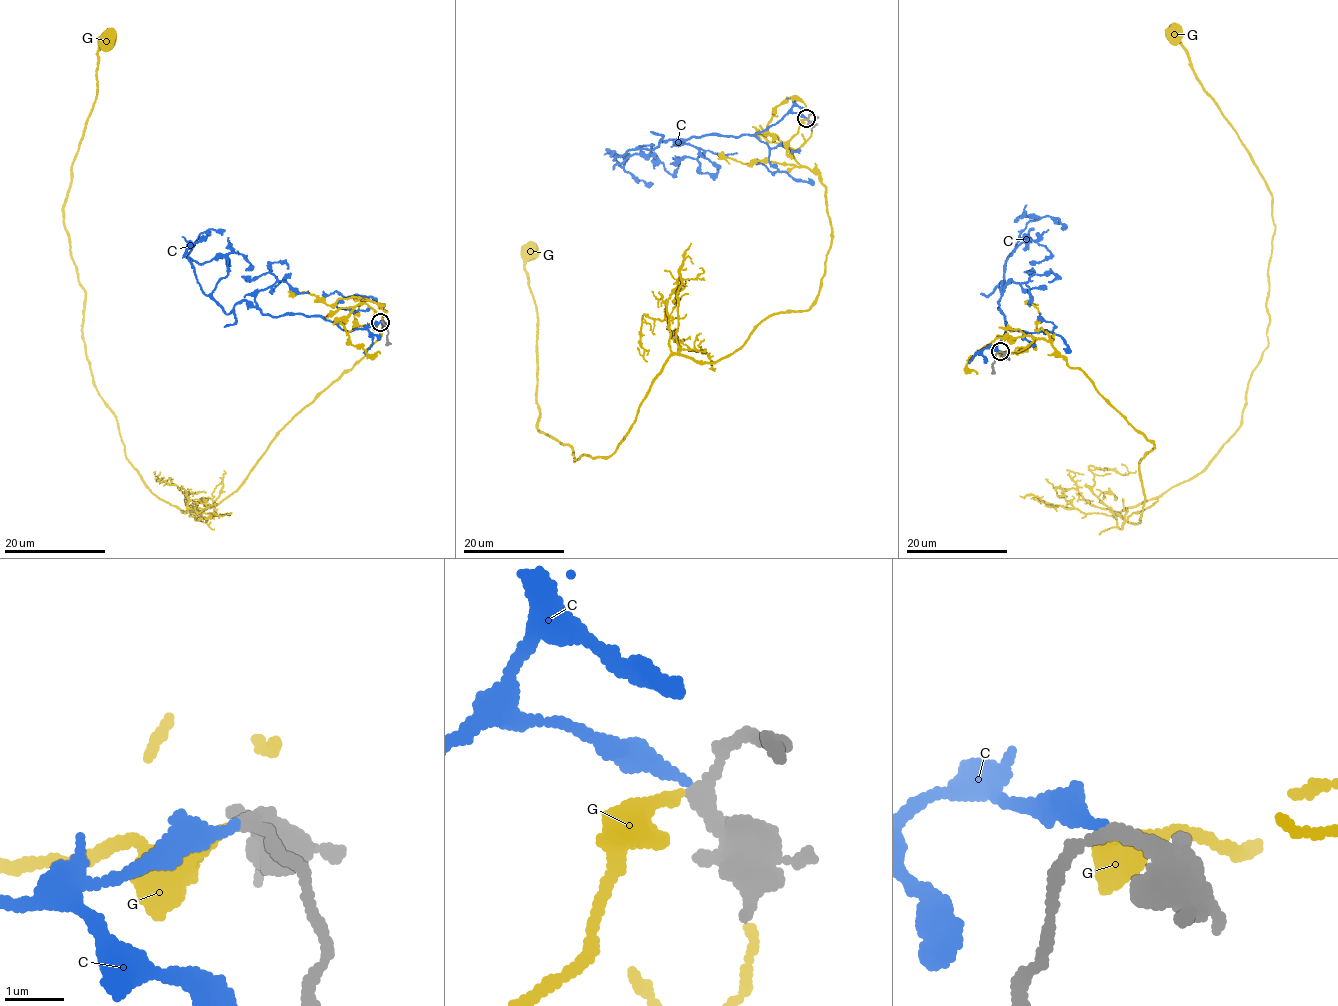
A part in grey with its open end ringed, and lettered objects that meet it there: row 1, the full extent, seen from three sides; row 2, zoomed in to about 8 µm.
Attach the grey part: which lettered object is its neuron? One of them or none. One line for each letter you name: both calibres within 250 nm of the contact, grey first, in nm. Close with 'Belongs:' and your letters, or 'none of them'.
G: Thickness 240 nm (grey) against 200 nm
Belongs: G

